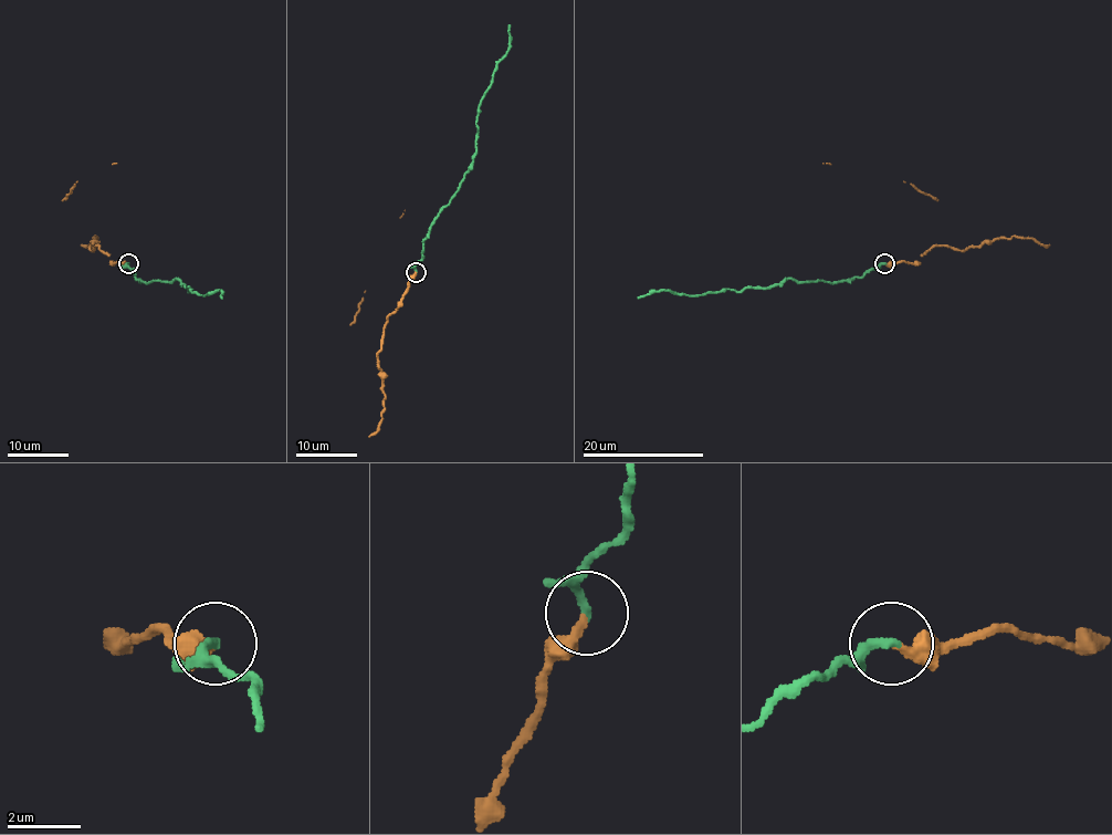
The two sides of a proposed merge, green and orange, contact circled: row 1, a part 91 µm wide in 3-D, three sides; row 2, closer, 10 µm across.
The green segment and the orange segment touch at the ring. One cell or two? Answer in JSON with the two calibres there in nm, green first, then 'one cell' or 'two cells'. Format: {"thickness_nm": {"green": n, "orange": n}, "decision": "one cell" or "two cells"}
{"thickness_nm": {"green": 260, "orange": 320}, "decision": "one cell"}

